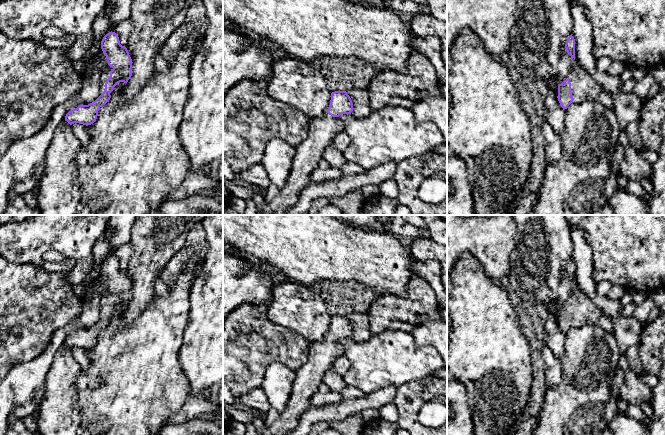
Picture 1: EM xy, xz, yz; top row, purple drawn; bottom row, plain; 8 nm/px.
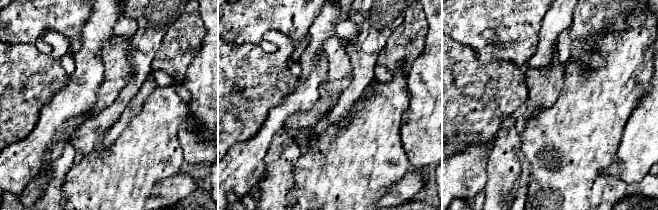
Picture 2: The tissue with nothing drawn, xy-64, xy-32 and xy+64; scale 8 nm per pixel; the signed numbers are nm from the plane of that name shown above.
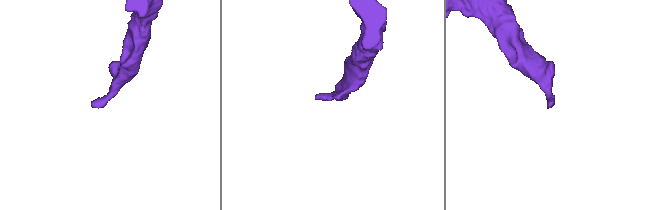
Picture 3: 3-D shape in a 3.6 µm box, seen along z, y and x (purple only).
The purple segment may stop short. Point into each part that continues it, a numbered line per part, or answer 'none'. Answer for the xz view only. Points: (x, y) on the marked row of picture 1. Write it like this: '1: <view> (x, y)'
1: xz (277, 201)

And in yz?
1: yz (583, 86)

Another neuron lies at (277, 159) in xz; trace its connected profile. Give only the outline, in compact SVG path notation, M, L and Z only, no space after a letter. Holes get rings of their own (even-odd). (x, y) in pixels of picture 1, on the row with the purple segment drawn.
M274 138L266 146L261 160L271 184L282 188L287 182L292 168L296 146L288 142Z

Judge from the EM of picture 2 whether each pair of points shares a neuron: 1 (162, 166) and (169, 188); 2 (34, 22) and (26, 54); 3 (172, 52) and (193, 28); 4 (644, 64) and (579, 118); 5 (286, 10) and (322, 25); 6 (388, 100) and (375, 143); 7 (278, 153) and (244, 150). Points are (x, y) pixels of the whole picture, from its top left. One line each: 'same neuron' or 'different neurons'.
1: different neurons
2: different neurons
3: same neuron
4: same neuron
5: different neurons
6: same neuron
7: different neurons

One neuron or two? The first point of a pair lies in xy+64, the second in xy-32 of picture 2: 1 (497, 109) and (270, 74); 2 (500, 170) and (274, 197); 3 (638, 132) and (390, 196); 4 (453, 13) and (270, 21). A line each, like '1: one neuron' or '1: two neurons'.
1: one neuron
2: one neuron
3: two neurons
4: one neuron

